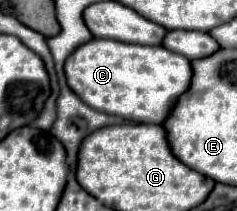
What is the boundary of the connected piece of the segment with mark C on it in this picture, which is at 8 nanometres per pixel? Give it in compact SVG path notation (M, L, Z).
M92 38L84 46L80 46L66 60L64 72L74 92L78 92L78 96L82 96L82 100L86 100L86 104L90 104L92 108L110 112L128 122L144 122L144 124L164 124L178 98L190 88L190 80L192 80L192 64L182 54L170 52L164 46L140 46L140 44L126 44L126 42L104 40L104 38Z

